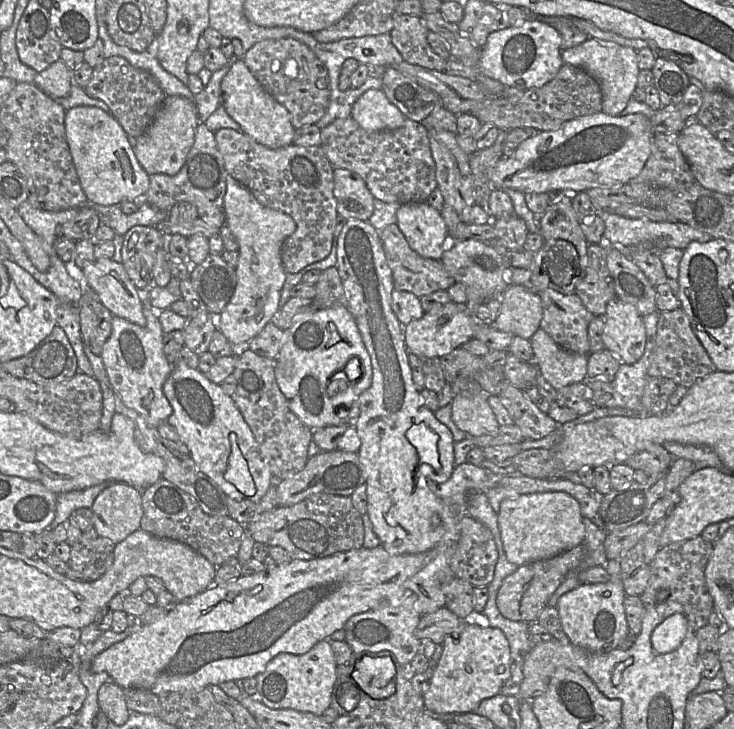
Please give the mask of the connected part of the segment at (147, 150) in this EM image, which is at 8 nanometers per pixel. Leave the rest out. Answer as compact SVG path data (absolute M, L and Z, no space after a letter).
M167 95L147 130L136 139L134 154L148 175L176 175L184 165L200 123L196 106L177 95Z

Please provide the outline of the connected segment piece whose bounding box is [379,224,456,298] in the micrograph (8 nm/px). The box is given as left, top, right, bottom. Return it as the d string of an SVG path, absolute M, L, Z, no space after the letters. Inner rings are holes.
M396 224L385 227L379 236L392 271L394 290L411 292L420 298L436 291L447 291L456 283L440 260L424 258L413 251Z

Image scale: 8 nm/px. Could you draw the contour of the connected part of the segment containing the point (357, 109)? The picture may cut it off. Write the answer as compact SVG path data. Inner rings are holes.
M369 89L353 104L350 115L363 129L373 132L396 130L406 119L379 89Z

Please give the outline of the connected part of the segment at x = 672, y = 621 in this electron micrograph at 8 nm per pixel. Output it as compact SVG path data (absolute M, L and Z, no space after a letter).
M675 613L661 622L651 634L651 643L655 651L668 653L676 649L687 631L687 619L681 613Z

